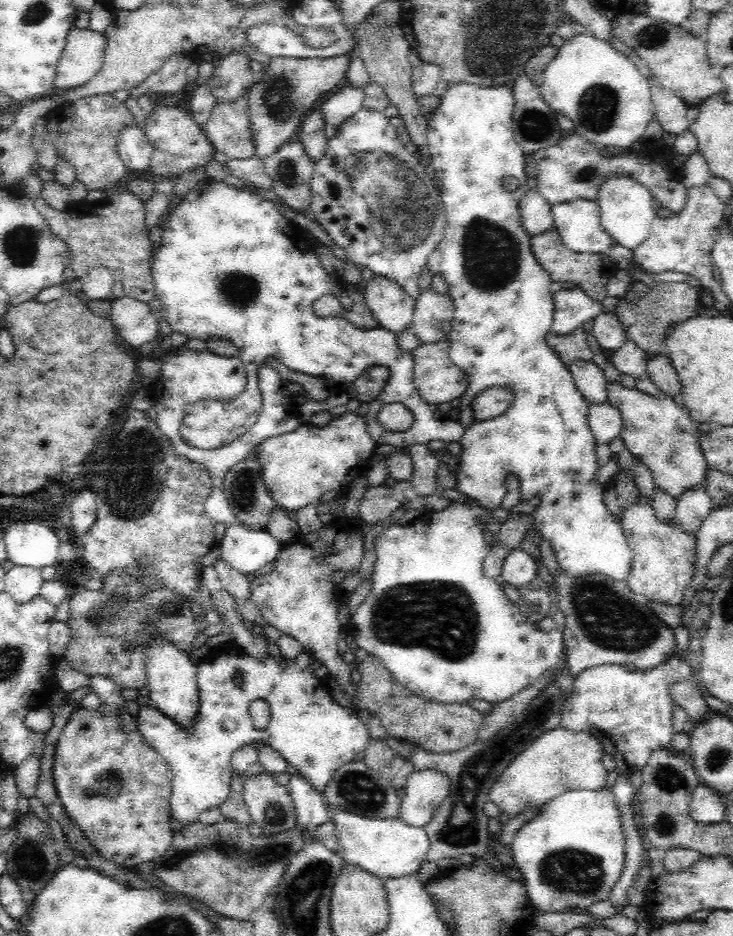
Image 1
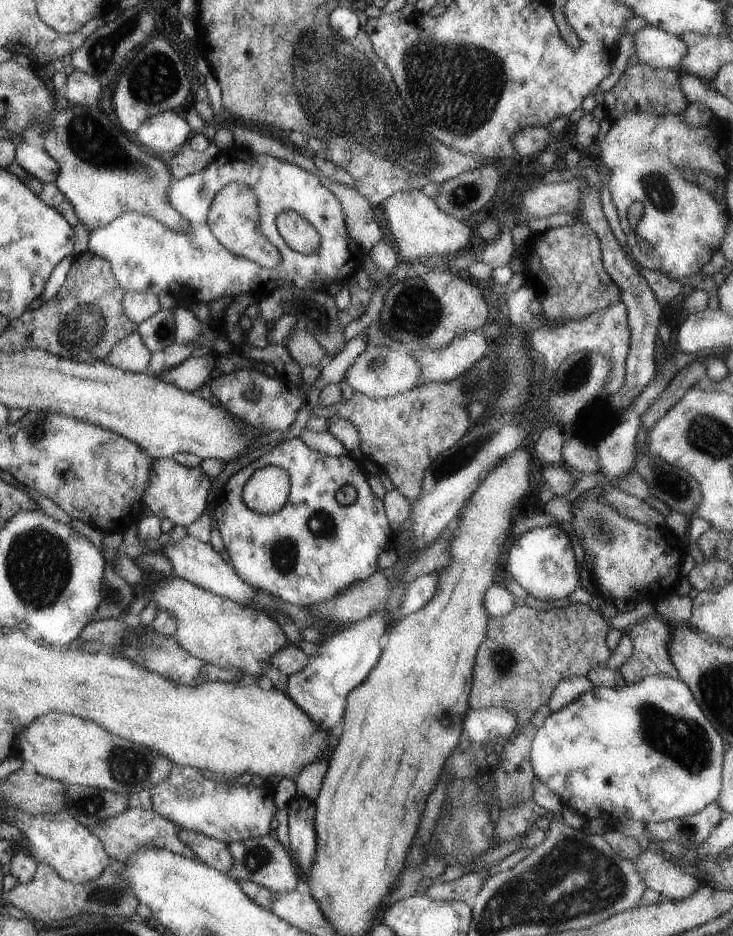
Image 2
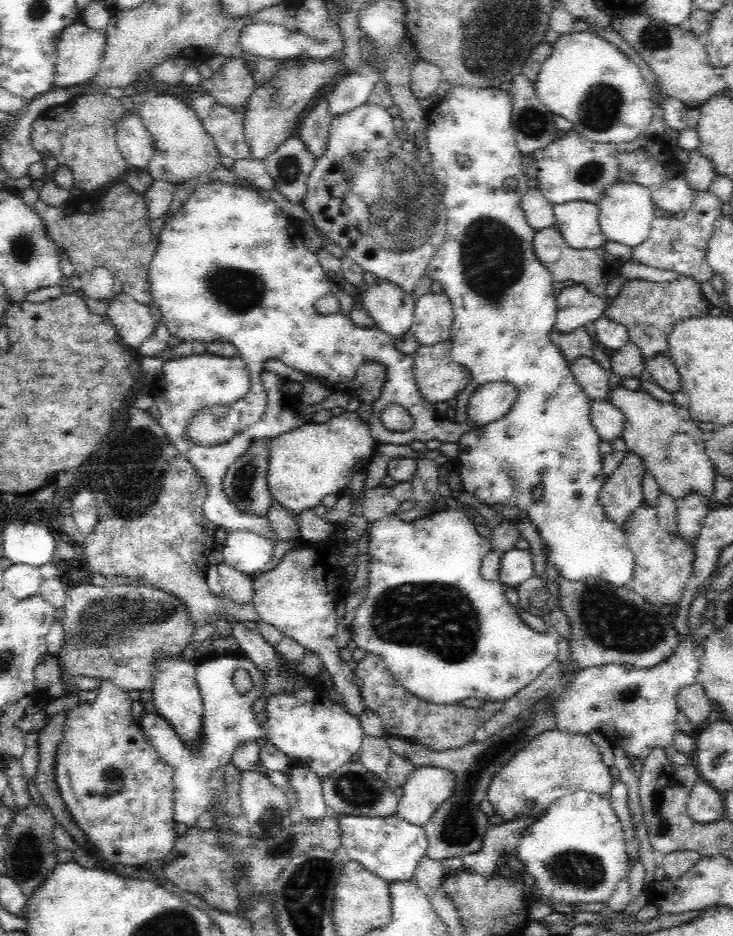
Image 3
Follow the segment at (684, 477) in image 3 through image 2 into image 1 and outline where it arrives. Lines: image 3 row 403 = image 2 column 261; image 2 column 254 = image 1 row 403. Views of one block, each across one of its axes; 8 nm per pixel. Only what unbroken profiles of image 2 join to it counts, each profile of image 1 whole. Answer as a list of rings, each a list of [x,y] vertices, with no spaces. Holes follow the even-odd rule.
[[[619,382],[607,383],[606,392],[608,397],[606,402],[618,409],[622,417],[620,438],[624,443],[624,448],[635,454],[648,467],[657,488],[676,499],[690,488],[706,488],[710,468],[706,463],[706,457],[702,455],[700,446],[700,438],[703,433],[698,429],[698,424],[692,420],[690,412],[685,406],[674,402],[671,397],[650,395],[636,388],[624,387]]]

